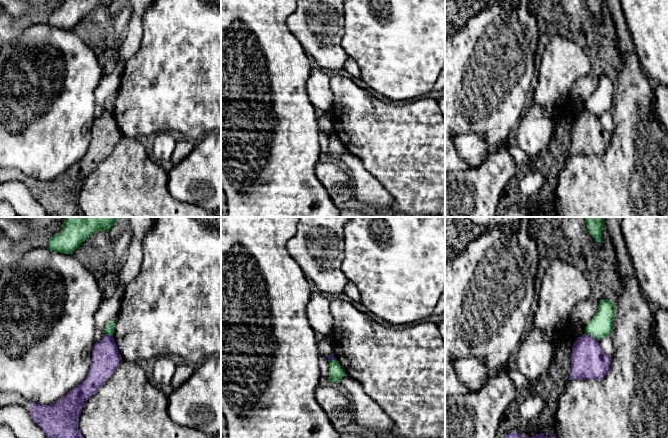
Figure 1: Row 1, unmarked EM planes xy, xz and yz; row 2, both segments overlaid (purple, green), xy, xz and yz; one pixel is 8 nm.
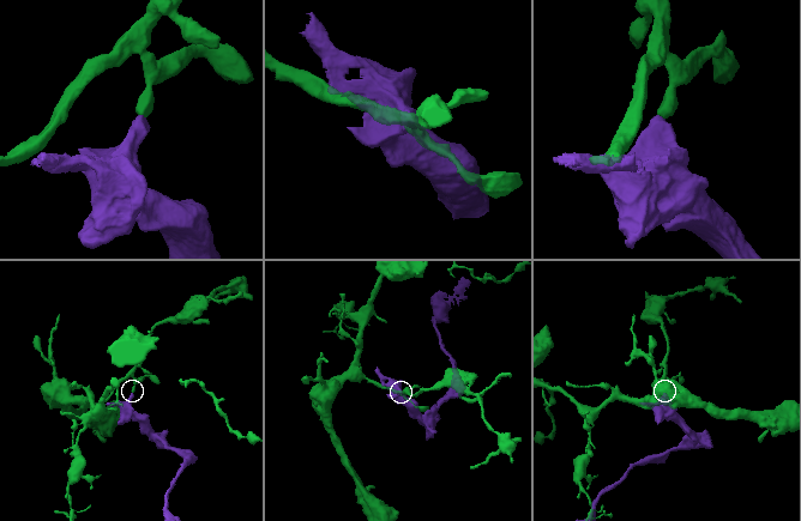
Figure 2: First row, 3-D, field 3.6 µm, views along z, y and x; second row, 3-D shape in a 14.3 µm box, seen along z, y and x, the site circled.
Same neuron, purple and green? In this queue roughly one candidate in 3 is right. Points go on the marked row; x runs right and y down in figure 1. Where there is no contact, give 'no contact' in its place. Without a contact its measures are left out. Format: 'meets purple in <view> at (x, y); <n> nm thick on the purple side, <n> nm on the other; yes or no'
meets purple in yz at (591, 336); 280 nm thick on the purple side, 180 nm on the other; no

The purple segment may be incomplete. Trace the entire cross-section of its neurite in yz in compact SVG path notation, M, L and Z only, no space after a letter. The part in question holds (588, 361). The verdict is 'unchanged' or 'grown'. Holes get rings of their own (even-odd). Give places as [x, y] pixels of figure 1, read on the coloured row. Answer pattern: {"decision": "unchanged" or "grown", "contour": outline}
{"decision": "unchanged", "contour": "M584 333L573 344L568 380L602 380L610 365L611 357L603 352L598 340Z"}

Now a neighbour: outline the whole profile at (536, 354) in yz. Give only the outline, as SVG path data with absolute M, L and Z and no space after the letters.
M569 322L554 340L546 340L544 332L533 328L528 331L527 337L520 344L516 357L518 371L529 380L540 378L554 362L554 356L562 340L578 339L572 333Z

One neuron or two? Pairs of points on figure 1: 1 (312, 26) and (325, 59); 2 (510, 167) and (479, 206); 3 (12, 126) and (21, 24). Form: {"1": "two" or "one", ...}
{"1": "one", "2": "one", "3": "two"}

